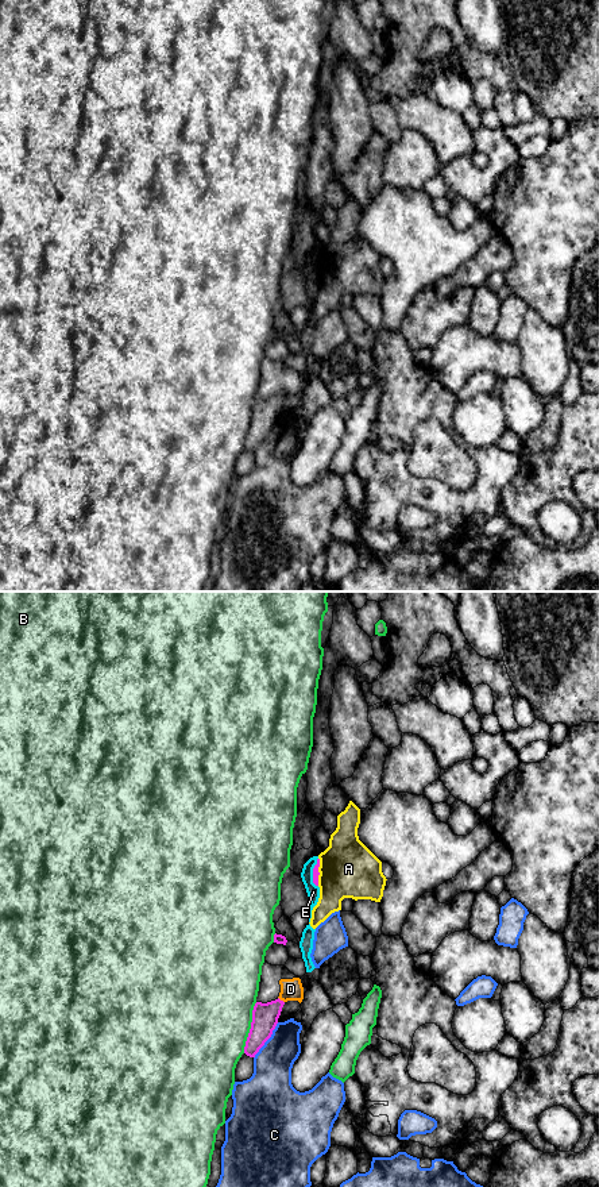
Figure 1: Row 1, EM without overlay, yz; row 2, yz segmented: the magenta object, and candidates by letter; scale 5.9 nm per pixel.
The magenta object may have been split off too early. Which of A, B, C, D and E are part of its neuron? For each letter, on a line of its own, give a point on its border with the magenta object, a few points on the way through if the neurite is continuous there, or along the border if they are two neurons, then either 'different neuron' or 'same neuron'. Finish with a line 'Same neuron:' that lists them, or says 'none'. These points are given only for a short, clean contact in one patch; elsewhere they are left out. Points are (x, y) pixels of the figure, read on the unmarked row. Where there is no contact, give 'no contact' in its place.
A: yz (317, 266) | different neuron
B: yz (251, 423) | different neuron
C: yz (267, 434) | different neuron
D: yz (279, 394) | different neuron
E: yz (313, 268) | along yz (317, 253), (313, 261), (313, 278), (316, 281) | different neuron
Same neuron: none

